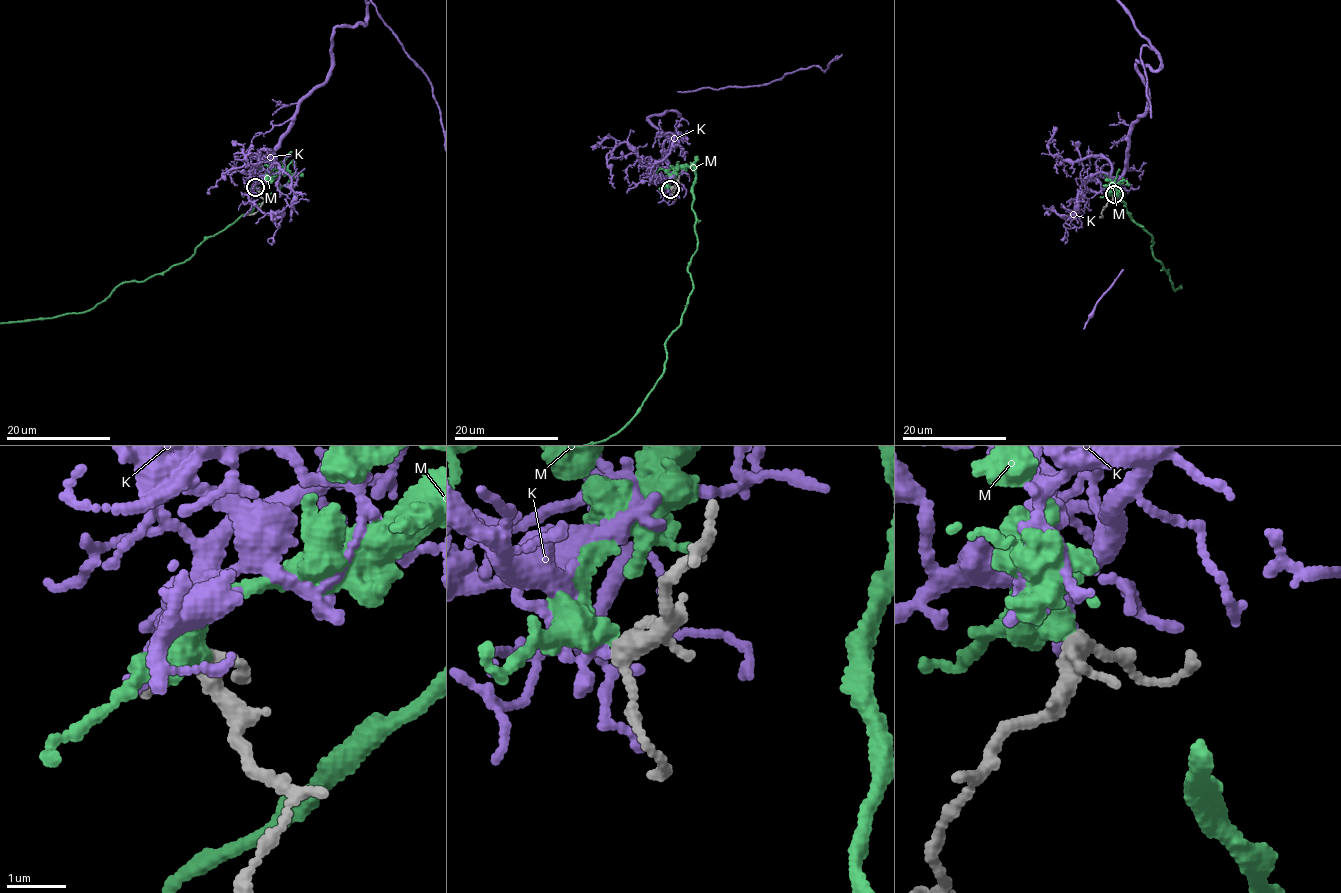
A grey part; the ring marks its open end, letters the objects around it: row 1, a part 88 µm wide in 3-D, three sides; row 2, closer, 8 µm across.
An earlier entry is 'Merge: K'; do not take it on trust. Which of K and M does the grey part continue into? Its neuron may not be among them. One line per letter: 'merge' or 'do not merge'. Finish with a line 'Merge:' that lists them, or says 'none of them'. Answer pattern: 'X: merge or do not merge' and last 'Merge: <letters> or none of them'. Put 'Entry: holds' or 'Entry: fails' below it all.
K: merge
M: do not merge
Merge: K
Entry: holds

